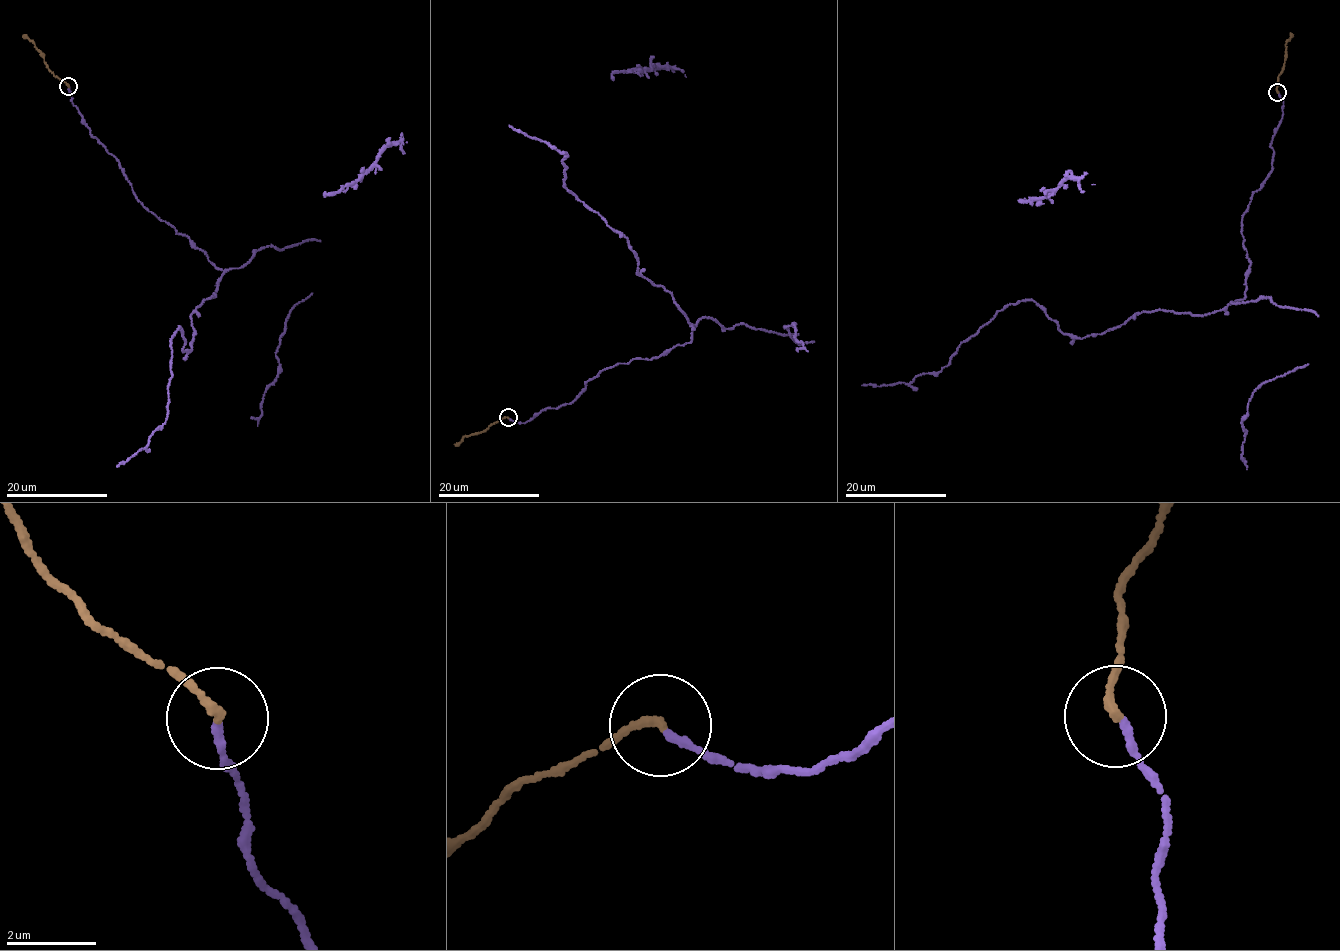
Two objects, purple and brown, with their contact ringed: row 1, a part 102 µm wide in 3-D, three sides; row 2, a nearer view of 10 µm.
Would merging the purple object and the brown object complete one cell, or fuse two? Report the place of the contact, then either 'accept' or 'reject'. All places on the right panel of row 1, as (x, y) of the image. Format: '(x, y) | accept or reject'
(1277, 92) | accept

